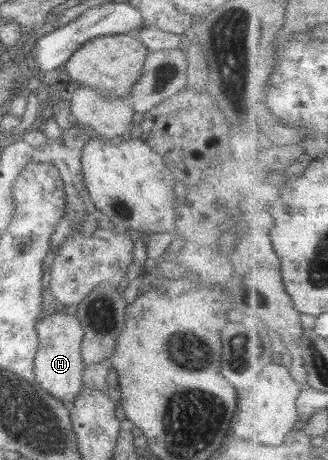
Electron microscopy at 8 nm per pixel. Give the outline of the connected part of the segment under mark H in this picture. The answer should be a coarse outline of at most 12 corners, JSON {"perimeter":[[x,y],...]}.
{"perimeter":[[65,310],[35,328],[35,378],[69,406],[84,389],[84,330]]}

